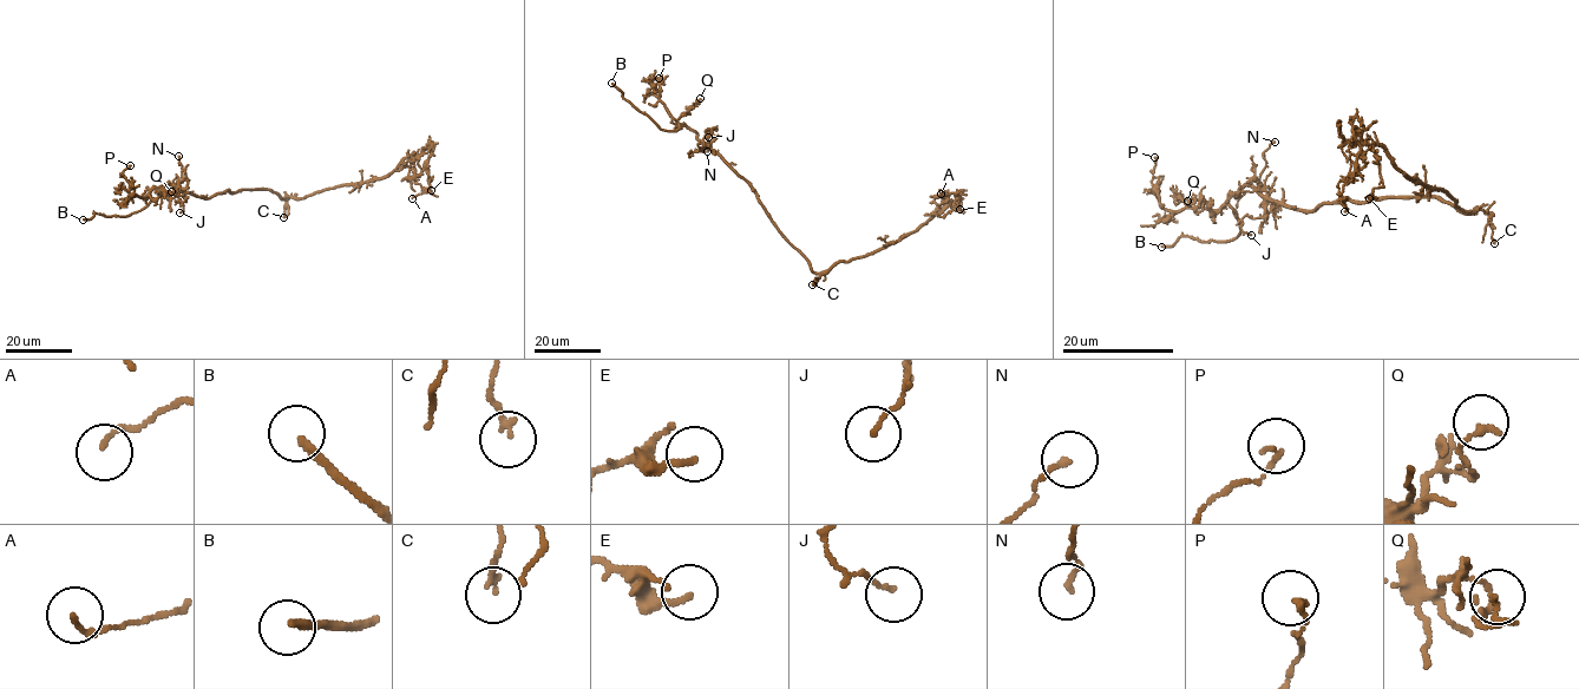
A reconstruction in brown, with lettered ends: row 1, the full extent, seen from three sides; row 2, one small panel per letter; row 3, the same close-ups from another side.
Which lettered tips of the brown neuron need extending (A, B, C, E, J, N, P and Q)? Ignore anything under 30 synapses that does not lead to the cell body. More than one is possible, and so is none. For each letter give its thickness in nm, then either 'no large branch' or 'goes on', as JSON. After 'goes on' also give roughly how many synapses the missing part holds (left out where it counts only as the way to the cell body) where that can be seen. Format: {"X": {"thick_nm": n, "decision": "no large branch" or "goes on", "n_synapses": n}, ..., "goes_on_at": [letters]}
{"A": {"thick_nm": 140, "decision": "no large branch"}, "B": {"thick_nm": 200, "decision": "goes on"}, "C": {"thick_nm": 140, "decision": "no large branch"}, "E": {"thick_nm": 180, "decision": "no large branch"}, "J": {"thick_nm": 100, "decision": "no large branch"}, "N": {"thick_nm": 140, "decision": "no large branch"}, "P": {"thick_nm": 140, "decision": "no large branch"}, "Q": {"thick_nm": 140, "decision": "no large branch"}, "goes_on_at": ["B"]}

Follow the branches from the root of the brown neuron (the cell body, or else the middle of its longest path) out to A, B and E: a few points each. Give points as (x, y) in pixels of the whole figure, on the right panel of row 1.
A: (1432, 197), (1474, 209), (1406, 176), (1355, 128), (1360, 153), (1343, 185), (1344, 211)
B: (1432, 197), (1336, 199), (1296, 210), (1245, 185), (1229, 198), (1239, 223), (1234, 238), (1180, 237), (1161, 247)
E: (1432, 197), (1462, 211), (1474, 209), (1463, 210), (1445, 190), (1406, 176), (1374, 145), (1382, 185), (1369, 198)

